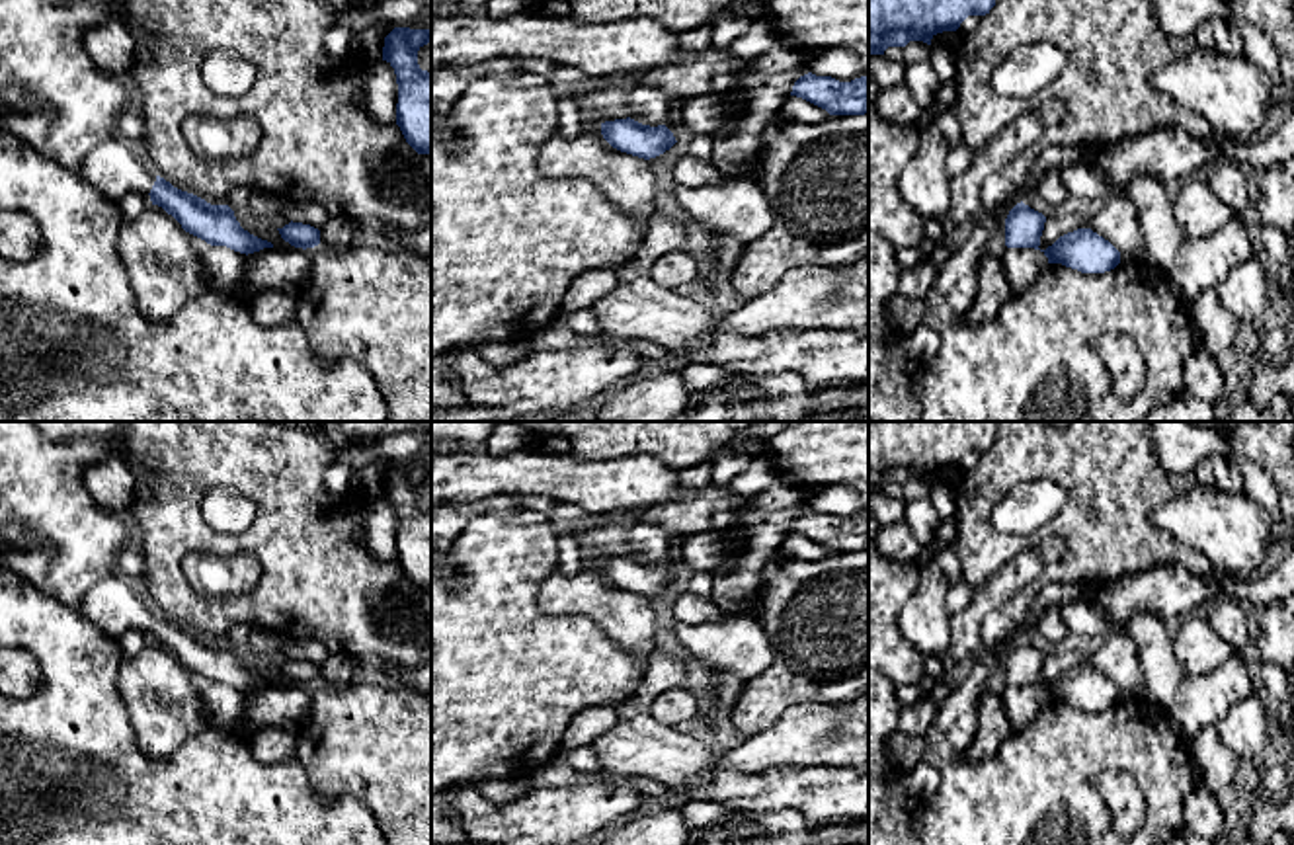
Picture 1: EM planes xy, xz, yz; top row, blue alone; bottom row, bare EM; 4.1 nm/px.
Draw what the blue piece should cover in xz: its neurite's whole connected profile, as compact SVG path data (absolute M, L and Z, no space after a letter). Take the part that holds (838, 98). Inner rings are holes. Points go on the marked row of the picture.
M808 72L794 82L790 96L802 98L829 115L865 115L869 113L869 74L839 82Z

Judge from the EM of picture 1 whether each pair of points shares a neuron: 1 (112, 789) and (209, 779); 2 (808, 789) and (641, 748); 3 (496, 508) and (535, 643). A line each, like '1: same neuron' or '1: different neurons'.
1: same neuron
2: same neuron
3: different neurons

